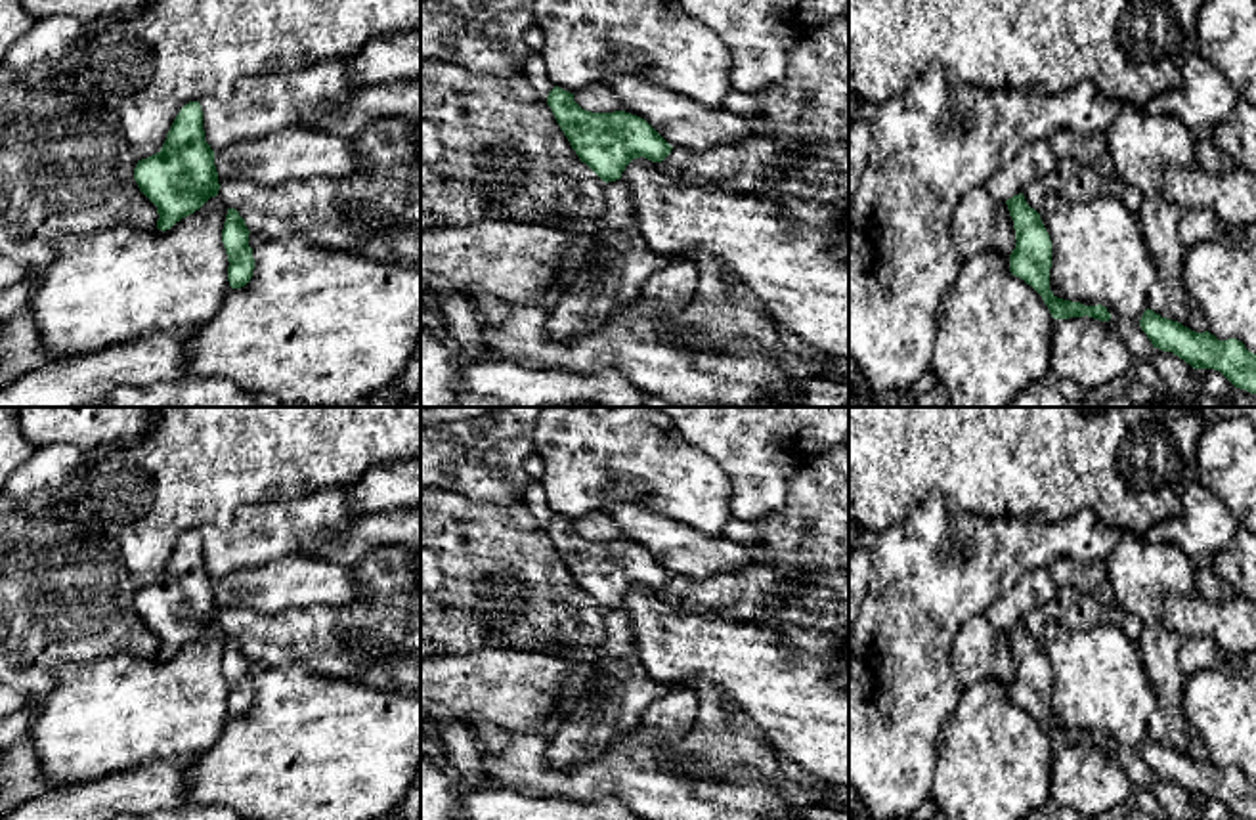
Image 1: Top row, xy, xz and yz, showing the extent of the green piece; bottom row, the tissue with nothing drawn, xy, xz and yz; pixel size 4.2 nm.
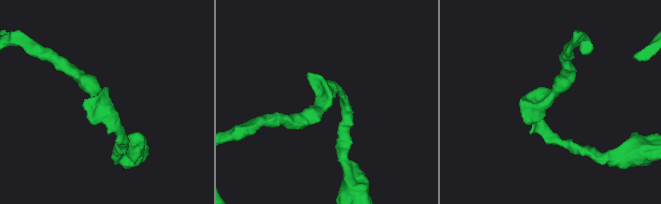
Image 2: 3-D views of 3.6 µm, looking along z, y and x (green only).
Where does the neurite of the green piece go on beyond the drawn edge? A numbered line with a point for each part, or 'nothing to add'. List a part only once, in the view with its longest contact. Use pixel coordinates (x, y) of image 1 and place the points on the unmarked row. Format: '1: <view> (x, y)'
nothing to add

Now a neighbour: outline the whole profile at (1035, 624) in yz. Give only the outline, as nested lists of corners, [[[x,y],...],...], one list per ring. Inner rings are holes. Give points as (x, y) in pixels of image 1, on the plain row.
[[[1061,587],[1057,598],[1044,606],[1036,606],[1032,614],[1023,619],[1023,625],[1030,637],[1040,640],[1048,621],[1084,625],[1107,623],[1120,629],[1132,640],[1137,640],[1141,633],[1141,621],[1137,615],[1116,604],[1101,606],[1092,594],[1080,593],[1074,587]]]

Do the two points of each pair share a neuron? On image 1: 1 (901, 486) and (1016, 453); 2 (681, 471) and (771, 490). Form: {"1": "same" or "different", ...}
{"1": "same", "2": "different"}

